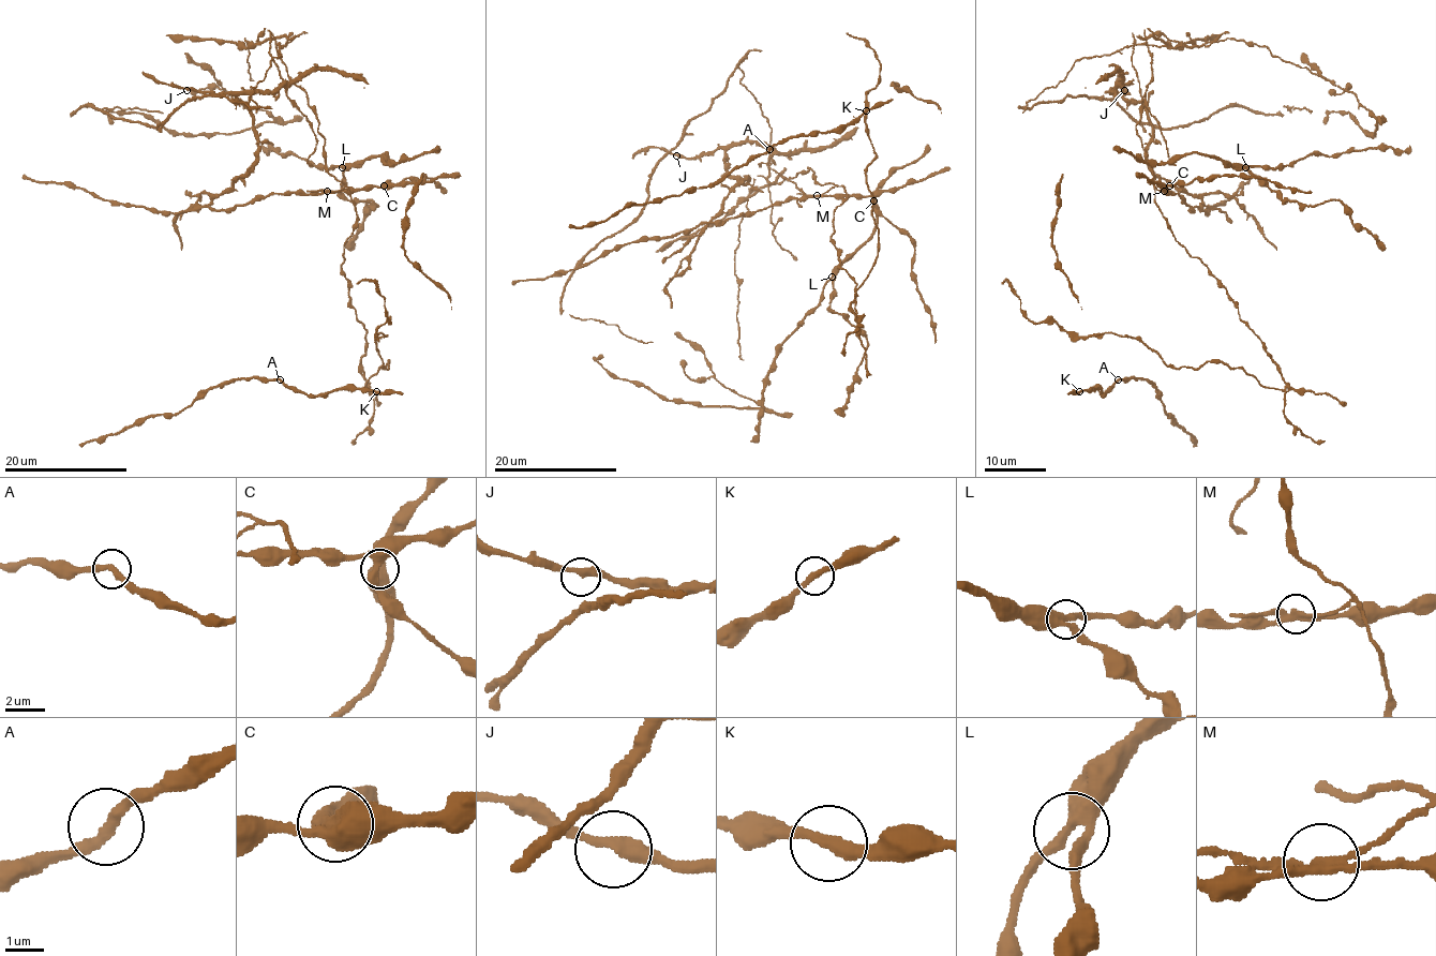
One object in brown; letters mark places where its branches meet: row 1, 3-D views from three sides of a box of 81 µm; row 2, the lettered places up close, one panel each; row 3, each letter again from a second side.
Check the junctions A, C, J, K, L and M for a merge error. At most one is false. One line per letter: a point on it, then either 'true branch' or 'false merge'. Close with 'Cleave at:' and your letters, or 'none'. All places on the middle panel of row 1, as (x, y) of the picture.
A: at (769, 149); true branch
C: at (873, 200); true branch
J: at (676, 155); true branch
K: at (866, 110); true branch
L: at (832, 277); true branch
M: at (817, 195); false merge
Cleave at: M

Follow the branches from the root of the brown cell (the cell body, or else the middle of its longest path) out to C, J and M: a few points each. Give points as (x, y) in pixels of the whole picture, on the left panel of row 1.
C: (345, 244), (356, 223), (356, 210), (350, 192), (345, 187), (338, 190), (384, 185)
J: (345, 244), (356, 223), (345, 187), (199, 207), (245, 174), (257, 139), (250, 111), (233, 94), (187, 90)
M: (345, 244), (356, 223), (350, 192), (345, 187), (327, 190)

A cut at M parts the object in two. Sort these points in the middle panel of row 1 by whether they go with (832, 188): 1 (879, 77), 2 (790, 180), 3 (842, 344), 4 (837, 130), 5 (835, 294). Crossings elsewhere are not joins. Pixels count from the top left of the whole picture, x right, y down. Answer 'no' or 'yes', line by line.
1: yes
2: yes
3: yes
4: no
5: no

